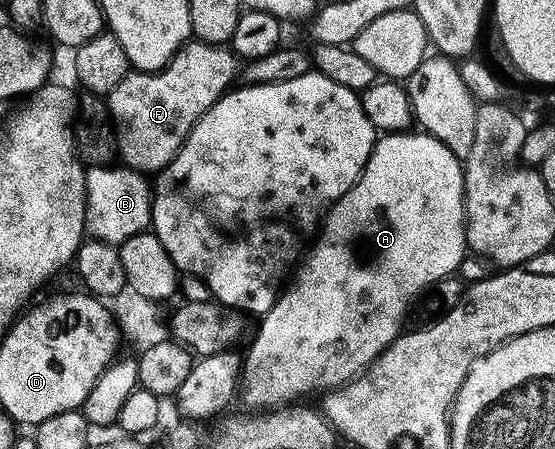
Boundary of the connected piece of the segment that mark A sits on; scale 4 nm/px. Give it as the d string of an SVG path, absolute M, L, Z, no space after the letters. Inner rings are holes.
M407 131L386 135L375 144L374 153L370 156L370 162L367 163L366 172L362 174L362 178L350 190L350 194L343 197L325 218L324 228L317 238L317 241L319 240L318 246L315 247L310 262L306 266L303 264L297 270L296 276L293 278L293 281L295 280L294 286L292 286L292 281L289 288L275 300L269 313L261 318L262 326L258 329L258 338L255 339L250 354L247 355L246 353L244 357L244 391L246 387L246 401L254 408L251 410L274 411L279 407L290 407L301 402L298 401L301 397L310 397L313 393L323 392L322 394L325 394L327 391L342 391L347 388L345 385L352 384L354 380L355 384L377 362L378 358L399 337L403 336L404 330L407 328L407 326L405 327L406 316L409 315L414 300L425 289L430 289L433 285L440 284L445 277L452 276L461 267L462 260L465 259L466 255L468 256L466 244L466 226L468 224L466 215L466 175L463 162L455 150L449 149L447 145L440 143L429 133L425 131L414 132Z

